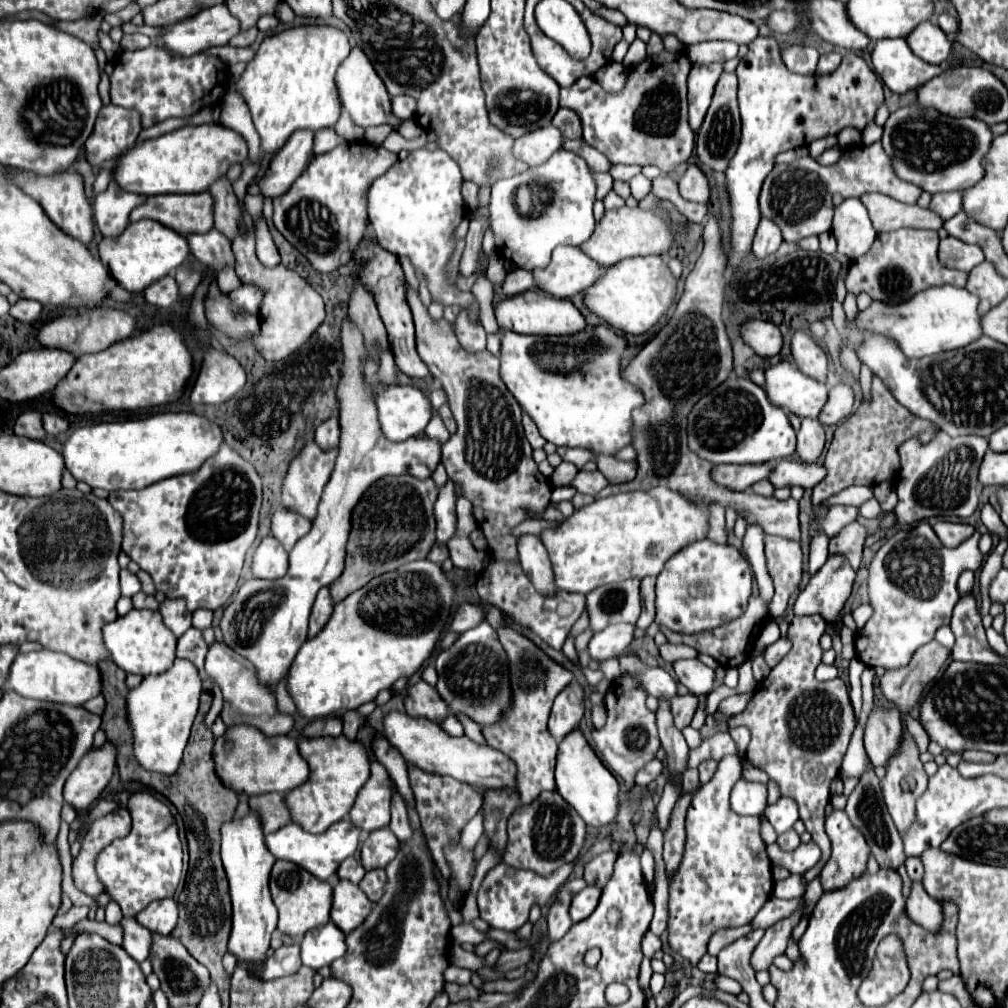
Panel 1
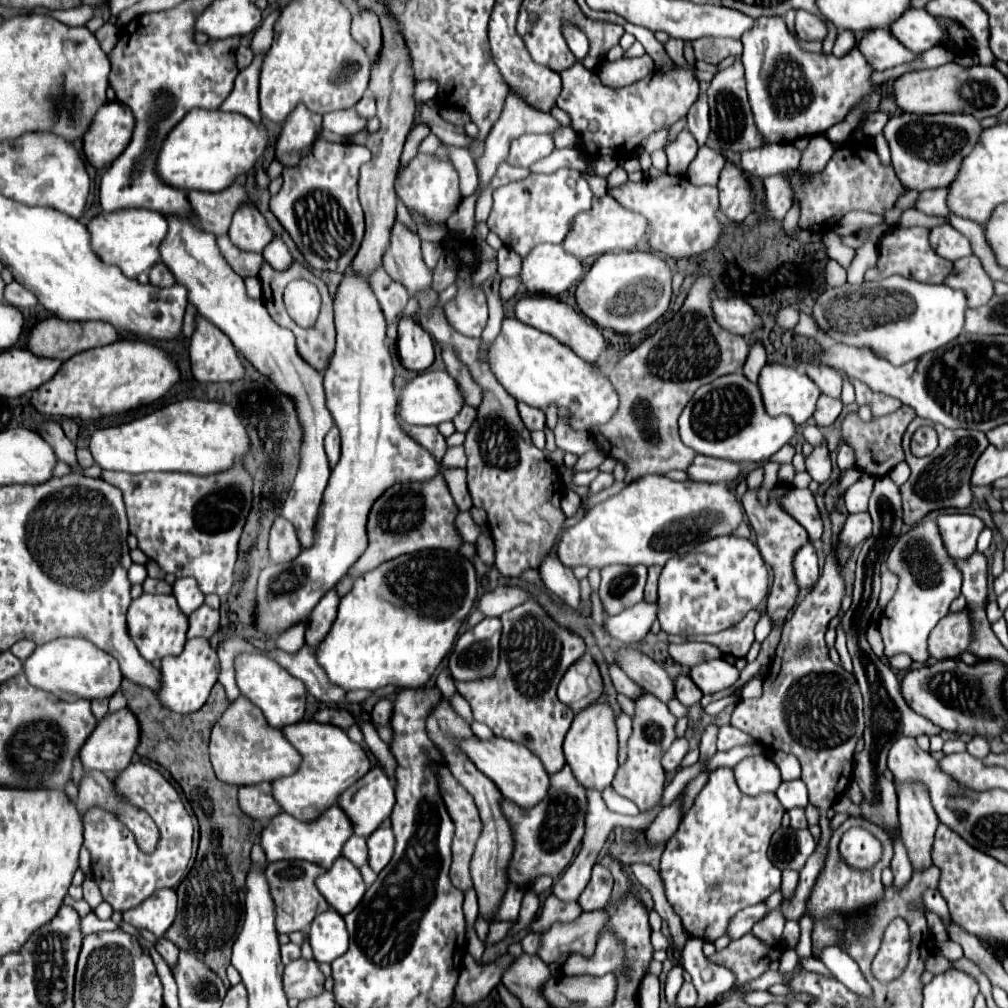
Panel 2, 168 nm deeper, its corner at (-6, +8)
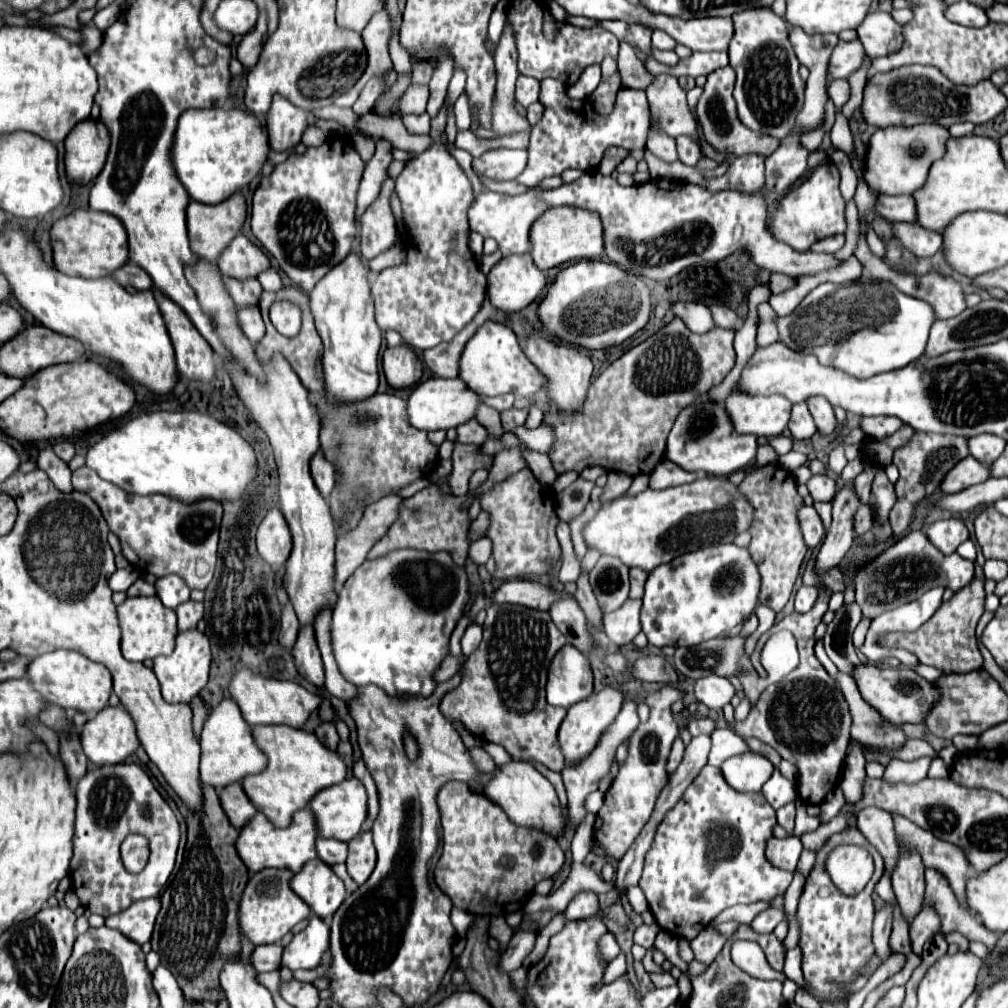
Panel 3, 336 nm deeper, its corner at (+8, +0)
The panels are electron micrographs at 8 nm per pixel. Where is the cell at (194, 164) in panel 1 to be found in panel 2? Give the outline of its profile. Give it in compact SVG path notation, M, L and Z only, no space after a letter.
M191 110L163 140L155 172L163 184L179 190L221 192L241 172L249 172L261 158L267 144L267 132L249 118L221 110Z

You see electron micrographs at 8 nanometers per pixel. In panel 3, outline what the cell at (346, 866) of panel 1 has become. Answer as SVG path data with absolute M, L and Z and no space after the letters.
M319 838L315 844L317 844L317 856L319 856L325 864L333 866L333 864L345 862L345 858L347 858L347 844L345 844L345 842Z

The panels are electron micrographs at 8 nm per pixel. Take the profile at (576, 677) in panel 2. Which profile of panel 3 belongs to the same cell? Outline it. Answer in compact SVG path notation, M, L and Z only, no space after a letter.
M565 644L551 660L547 678L547 702L569 708L593 692L593 672L585 654Z

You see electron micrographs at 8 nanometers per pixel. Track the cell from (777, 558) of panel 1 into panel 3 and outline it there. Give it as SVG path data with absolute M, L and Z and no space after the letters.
M801 586L797 596L795 596L795 610L797 612L809 612L813 608L813 604L819 598L819 590L813 586Z

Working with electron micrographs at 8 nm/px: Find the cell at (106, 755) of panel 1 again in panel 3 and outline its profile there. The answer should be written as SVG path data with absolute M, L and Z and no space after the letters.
M107 706L97 712L83 726L81 744L95 766L125 762L139 748L135 724L123 706Z

